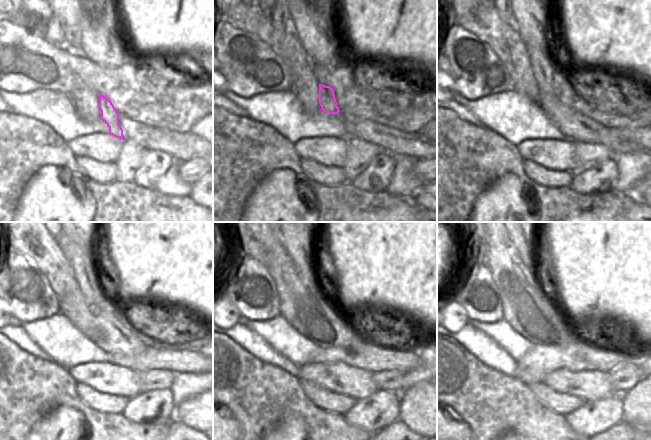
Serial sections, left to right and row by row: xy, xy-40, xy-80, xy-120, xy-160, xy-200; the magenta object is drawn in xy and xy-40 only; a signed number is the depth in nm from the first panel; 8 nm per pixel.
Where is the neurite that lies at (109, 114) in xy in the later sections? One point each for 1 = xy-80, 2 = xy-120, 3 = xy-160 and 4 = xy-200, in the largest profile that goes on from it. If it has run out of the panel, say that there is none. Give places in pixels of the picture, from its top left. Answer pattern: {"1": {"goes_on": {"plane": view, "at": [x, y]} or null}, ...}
{"1": {"goes_on": {"plane": "xy-80", "at": [544, 72]}}, "2": {"goes_on": {"plane": "xy-120", "at": [93, 287]}}, "3": {"goes_on": {"plane": "xy-160", "at": [295, 242]}}, "4": {"goes_on": {"plane": "xy-200", "at": [523, 242]}}}

